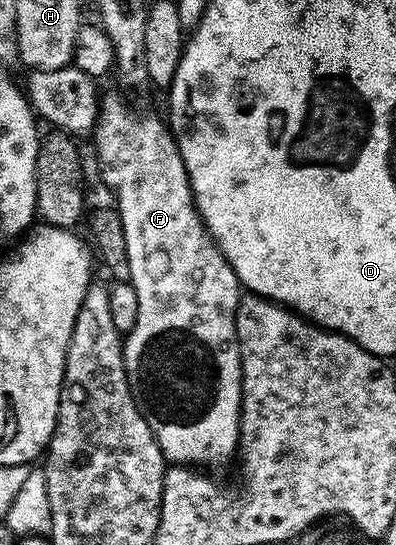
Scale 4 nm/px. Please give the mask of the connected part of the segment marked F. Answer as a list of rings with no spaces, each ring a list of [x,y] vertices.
[[[118,94],[101,95],[92,141],[98,162],[102,165],[102,178],[114,193],[113,201],[124,224],[129,285],[138,298],[134,329],[125,335],[122,348],[126,379],[167,463],[193,464],[218,470],[235,461],[238,452],[242,353],[238,347],[234,313],[238,307],[240,283],[198,215],[184,160],[167,123],[163,119],[161,122],[154,114],[133,110],[121,98],[123,95]]]

